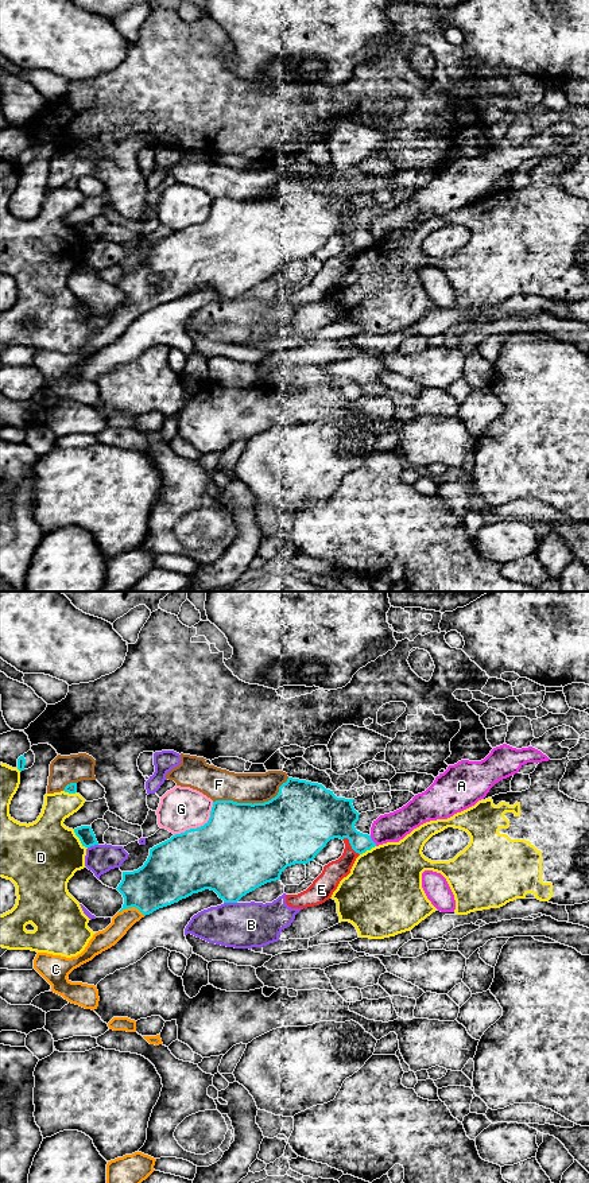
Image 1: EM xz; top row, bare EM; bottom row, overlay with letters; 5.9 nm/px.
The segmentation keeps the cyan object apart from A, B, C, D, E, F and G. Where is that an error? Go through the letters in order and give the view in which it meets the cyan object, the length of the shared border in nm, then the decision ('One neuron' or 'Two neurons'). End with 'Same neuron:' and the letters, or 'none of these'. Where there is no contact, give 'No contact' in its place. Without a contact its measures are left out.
A: Touches cyan in xz. Shared border 80 nm. Two neurons
B: Touches cyan in xz. Shared border 80 nm. Two neurons
C: Touches cyan in xz. Shared border 160 nm. One neuron
D: Touches cyan in xz. Shared border 140 nm. Two neurons
E: Touches cyan in xz. Shared border 140 nm. Two neurons
F: Touches cyan in xz. Shared border 480 nm. Two neurons
G: Touches cyan in xz. Shared border 320 nm. Two neurons
Same neuron: C

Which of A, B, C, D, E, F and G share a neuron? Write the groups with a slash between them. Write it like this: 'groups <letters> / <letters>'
groups A F / B / C / D / E / G

